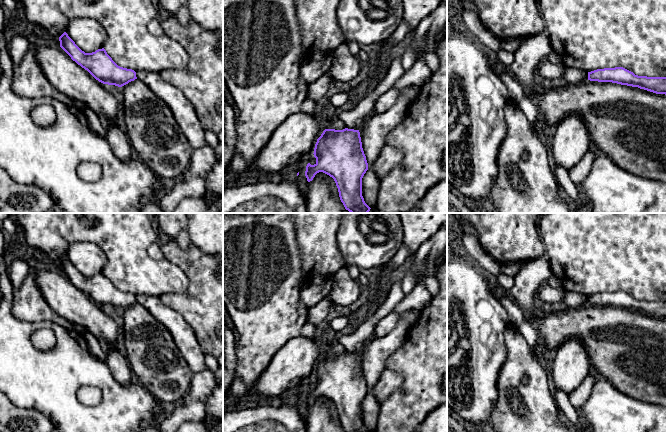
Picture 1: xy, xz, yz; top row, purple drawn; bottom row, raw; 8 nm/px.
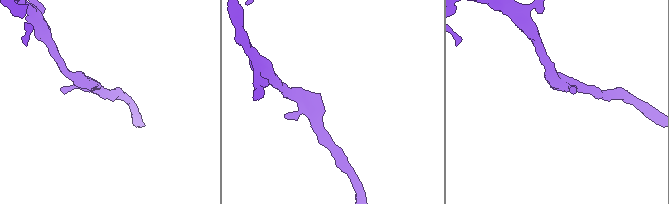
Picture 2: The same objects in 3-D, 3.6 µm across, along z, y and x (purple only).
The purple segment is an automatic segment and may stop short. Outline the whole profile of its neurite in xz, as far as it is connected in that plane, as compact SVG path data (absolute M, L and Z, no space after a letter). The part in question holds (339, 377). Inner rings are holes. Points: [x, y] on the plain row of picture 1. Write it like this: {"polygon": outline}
{"polygon": "M325 353L314 372L316 387L306 390L307 405L323 396L332 401L345 432L370 432L362 420L362 402L368 387L359 354Z"}

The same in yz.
{"polygon": "M623 291L597 293L588 296L588 304L638 311L656 318L666 319L666 301L638 300Z"}

